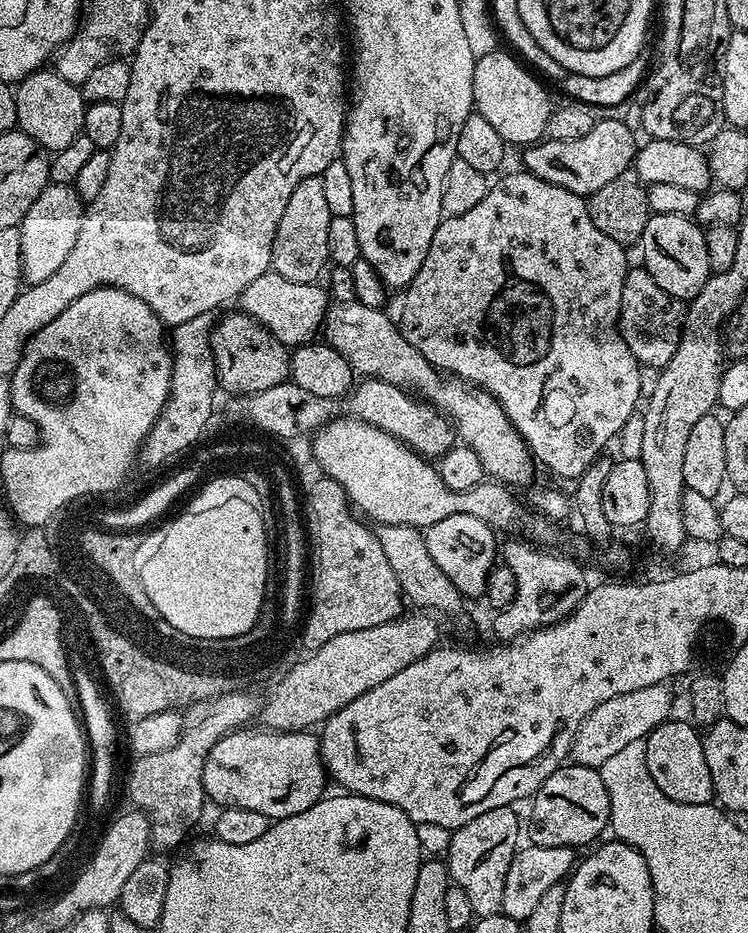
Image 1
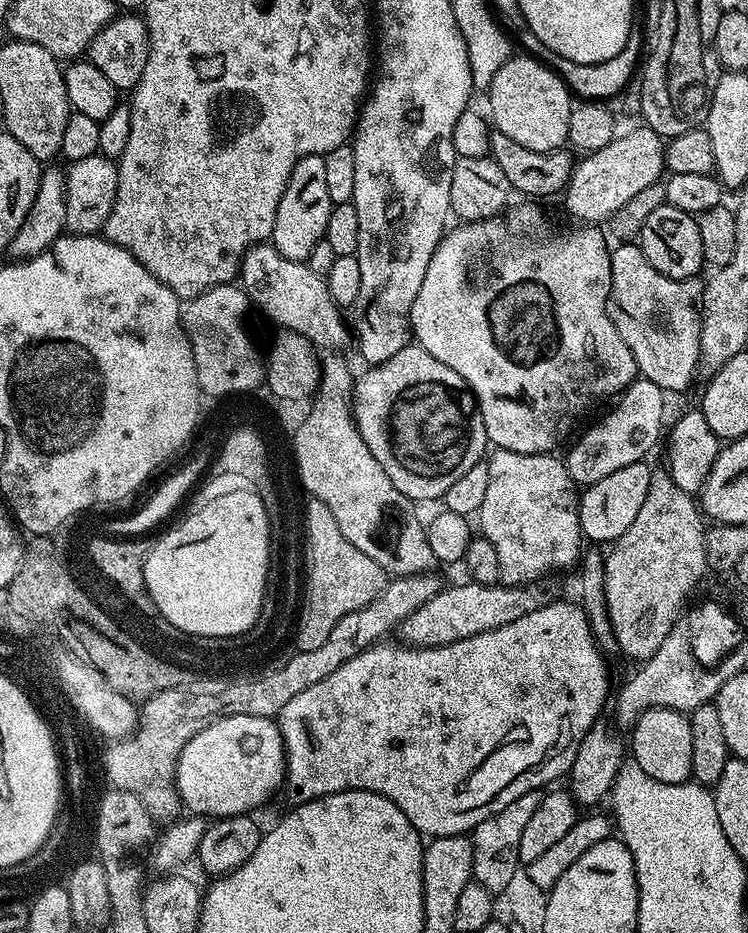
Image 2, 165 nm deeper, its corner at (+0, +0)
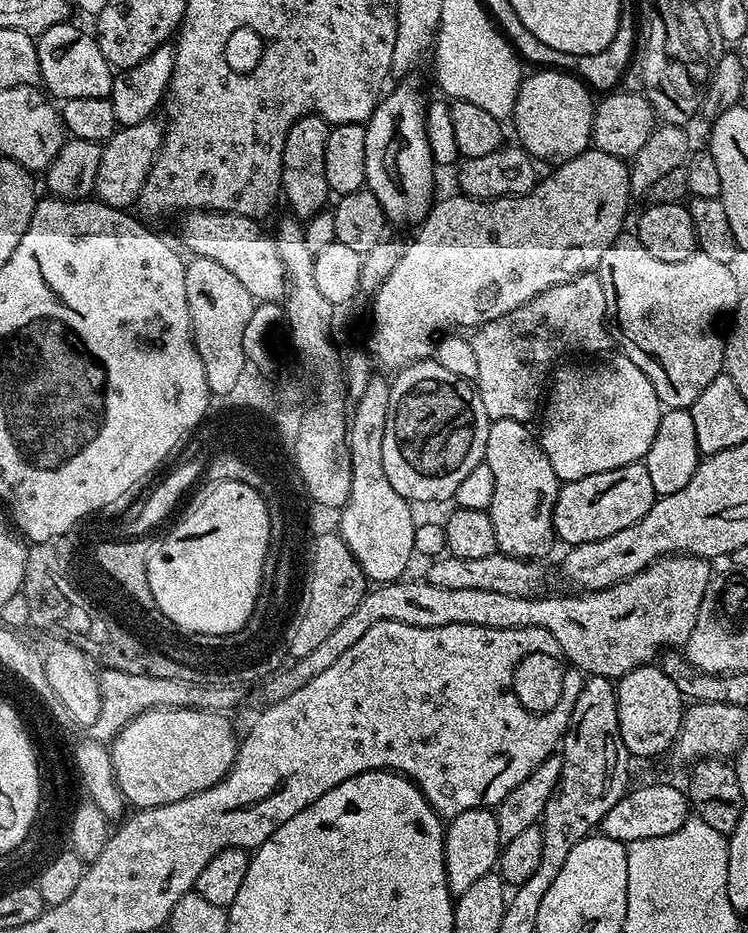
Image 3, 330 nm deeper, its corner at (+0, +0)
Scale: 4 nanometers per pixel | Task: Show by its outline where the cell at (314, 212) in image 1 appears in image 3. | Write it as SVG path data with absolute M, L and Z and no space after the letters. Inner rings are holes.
M303 116L290 126L286 134L286 142L282 150L282 170L280 171L280 186L283 199L288 199L288 208L293 217L301 221L310 219L314 214L325 211L324 204L330 199L328 183L326 182L326 138L330 125L320 116Z

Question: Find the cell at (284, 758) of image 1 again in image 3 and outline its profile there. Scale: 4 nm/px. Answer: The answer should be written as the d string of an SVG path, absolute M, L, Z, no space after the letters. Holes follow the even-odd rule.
M189 706L149 708L132 719L110 744L112 774L125 801L136 810L157 808L217 784L231 770L238 747L238 735L224 716L220 710Z

